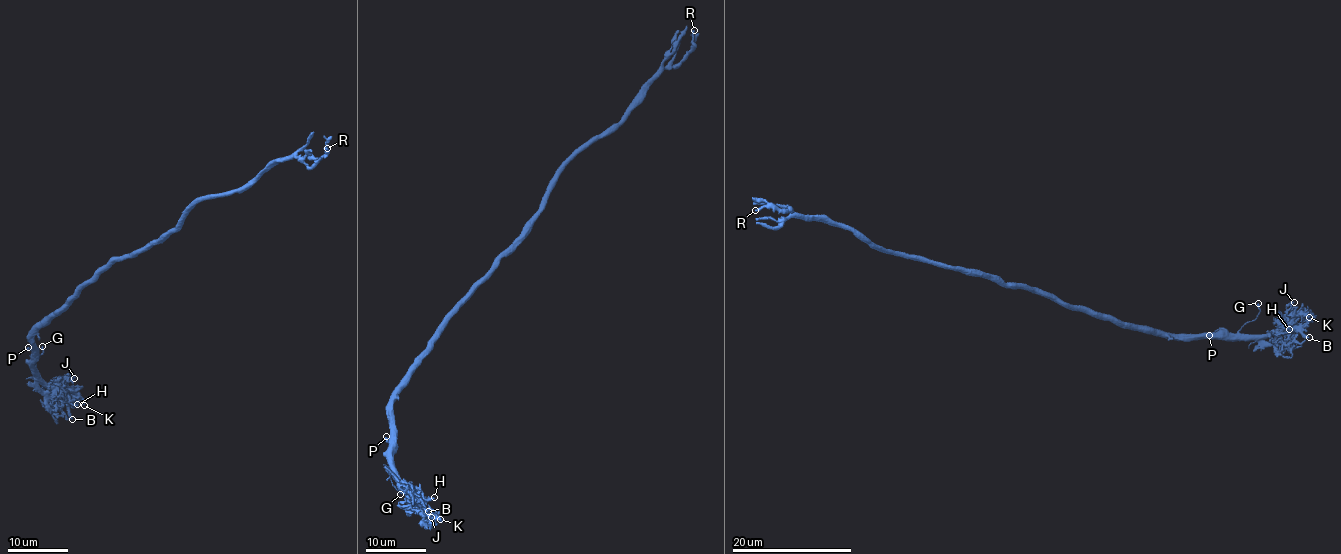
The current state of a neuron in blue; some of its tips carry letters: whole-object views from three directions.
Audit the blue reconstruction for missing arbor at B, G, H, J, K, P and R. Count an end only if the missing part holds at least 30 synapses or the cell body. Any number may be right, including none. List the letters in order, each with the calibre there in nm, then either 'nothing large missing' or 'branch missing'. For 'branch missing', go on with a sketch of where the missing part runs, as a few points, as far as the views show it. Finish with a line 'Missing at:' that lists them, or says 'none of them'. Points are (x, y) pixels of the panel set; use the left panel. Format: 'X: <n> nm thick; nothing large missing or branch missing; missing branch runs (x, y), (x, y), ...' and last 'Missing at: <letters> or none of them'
B: 320 nm thick; nothing large missing
G: 190 nm thick; nothing large missing
H: 200 nm thick; nothing large missing
J: 120 nm thick; nothing large missing
K: 360 nm thick; nothing large missing
P: 300 nm thick; branch missing; missing branch runs (28, 347), (20, 351), (19, 370), (2, 374)
R: 280 nm thick; nothing large missing
Missing at: P

